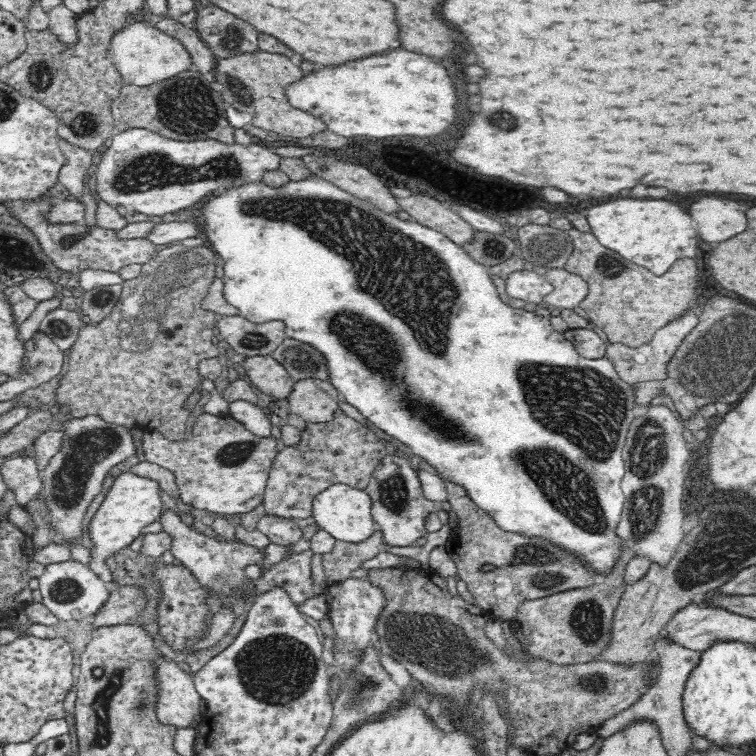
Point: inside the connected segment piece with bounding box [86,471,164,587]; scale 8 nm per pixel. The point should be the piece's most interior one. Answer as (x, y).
(133, 501)

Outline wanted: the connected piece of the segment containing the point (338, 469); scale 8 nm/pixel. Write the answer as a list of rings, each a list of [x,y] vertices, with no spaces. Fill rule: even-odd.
[[[340,409],[334,420],[307,423],[301,434],[300,444],[284,447],[268,472],[262,502],[268,515],[298,519],[313,517],[313,500],[319,492],[332,484],[347,484],[365,490],[378,463],[387,454],[372,429],[346,416]]]

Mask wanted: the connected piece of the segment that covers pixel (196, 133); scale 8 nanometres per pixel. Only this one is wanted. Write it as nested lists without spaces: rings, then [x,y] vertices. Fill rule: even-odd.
[[[195,68],[181,72],[172,78],[154,83],[148,87],[125,85],[122,87],[118,98],[114,104],[113,115],[115,116],[115,126],[124,132],[129,128],[143,128],[160,136],[165,136],[172,140],[197,141],[197,140],[216,140],[218,142],[233,145],[234,127],[228,122],[226,114],[218,116],[218,98],[222,93],[216,92],[212,88],[213,75],[198,72]]]

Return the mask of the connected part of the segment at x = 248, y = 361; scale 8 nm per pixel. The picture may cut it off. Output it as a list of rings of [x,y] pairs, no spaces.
[[[271,354],[246,357],[242,364],[252,386],[272,399],[288,399],[296,381]]]

